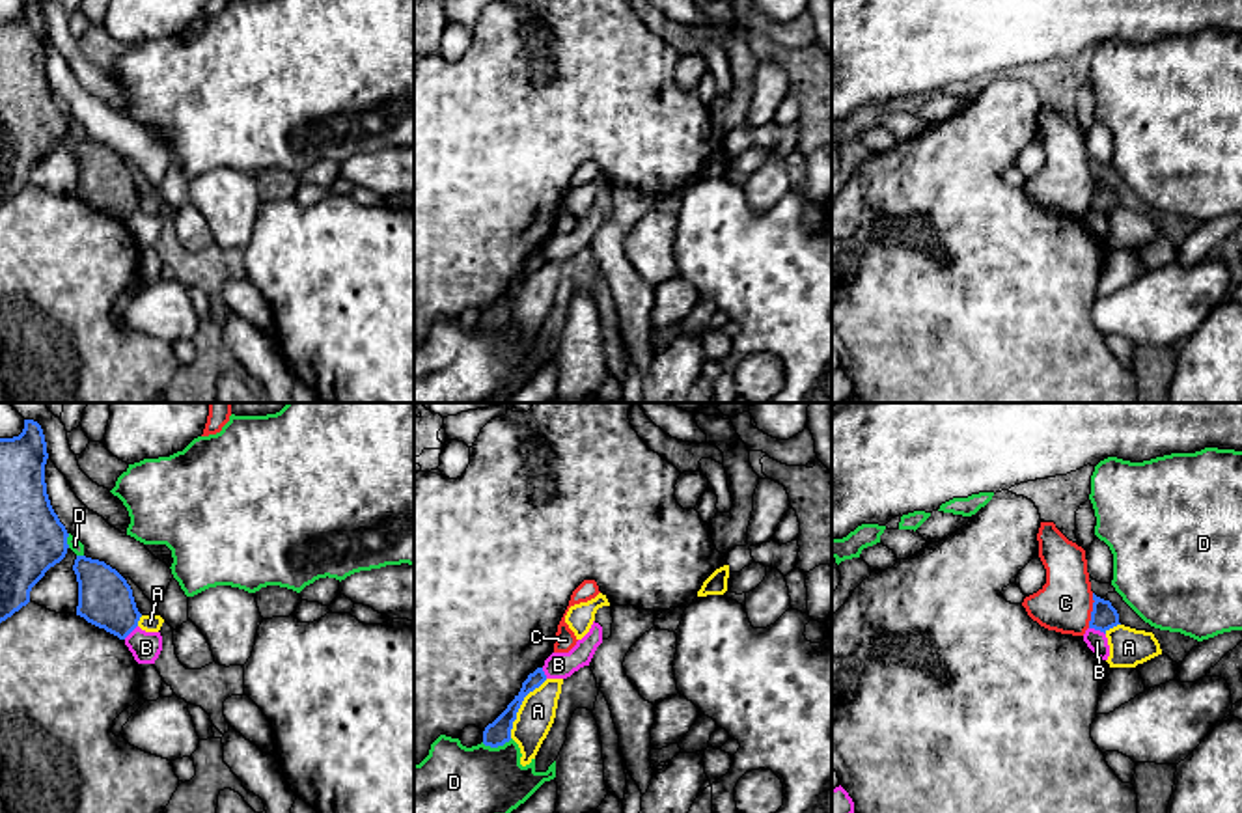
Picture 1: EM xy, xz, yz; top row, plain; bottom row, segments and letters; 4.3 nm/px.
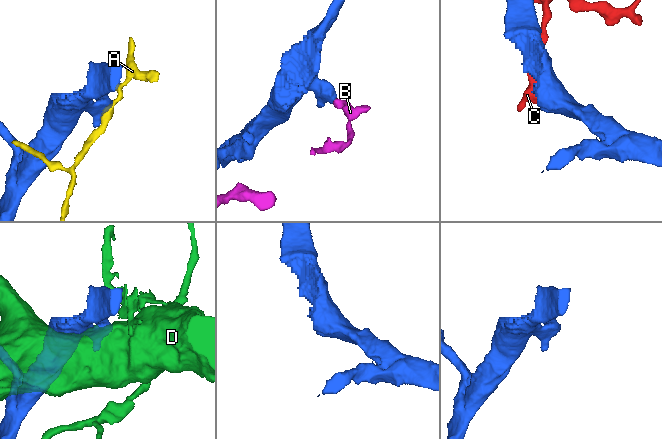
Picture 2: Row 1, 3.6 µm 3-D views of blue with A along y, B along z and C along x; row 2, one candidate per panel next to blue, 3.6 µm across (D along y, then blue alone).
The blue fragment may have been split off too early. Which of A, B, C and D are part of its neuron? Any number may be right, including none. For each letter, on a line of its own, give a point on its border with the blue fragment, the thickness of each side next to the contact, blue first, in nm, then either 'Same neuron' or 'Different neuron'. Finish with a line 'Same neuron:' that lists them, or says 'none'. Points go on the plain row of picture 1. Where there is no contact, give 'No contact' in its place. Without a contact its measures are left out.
A: Touches blue at xz (519, 289). Thickness 110 nm (blue) against 160 nm. Different neuron
B: Touches blue at yz (1097, 211). Thickness 110 nm (blue) against 90 nm. Different neuron
C: Touches blue at yz (1093, 192). Thickness 110 nm (blue) against 240 nm. Different neuron
D: Touches blue at xz (496, 329). Thickness 110 nm (blue) against 380 nm. Different neuron
Same neuron: none

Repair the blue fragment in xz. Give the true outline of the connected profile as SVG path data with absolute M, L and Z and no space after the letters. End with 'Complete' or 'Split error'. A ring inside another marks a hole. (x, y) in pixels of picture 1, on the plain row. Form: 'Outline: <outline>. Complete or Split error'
Outline: M537 250L528 261L522 265L520 274L515 282L507 287L507 291L485 310L483 313L483 326L490 330L504 328L511 323L513 304L517 302L517 295L524 283L524 280L539 270L546 263L543 250Z. Complete

